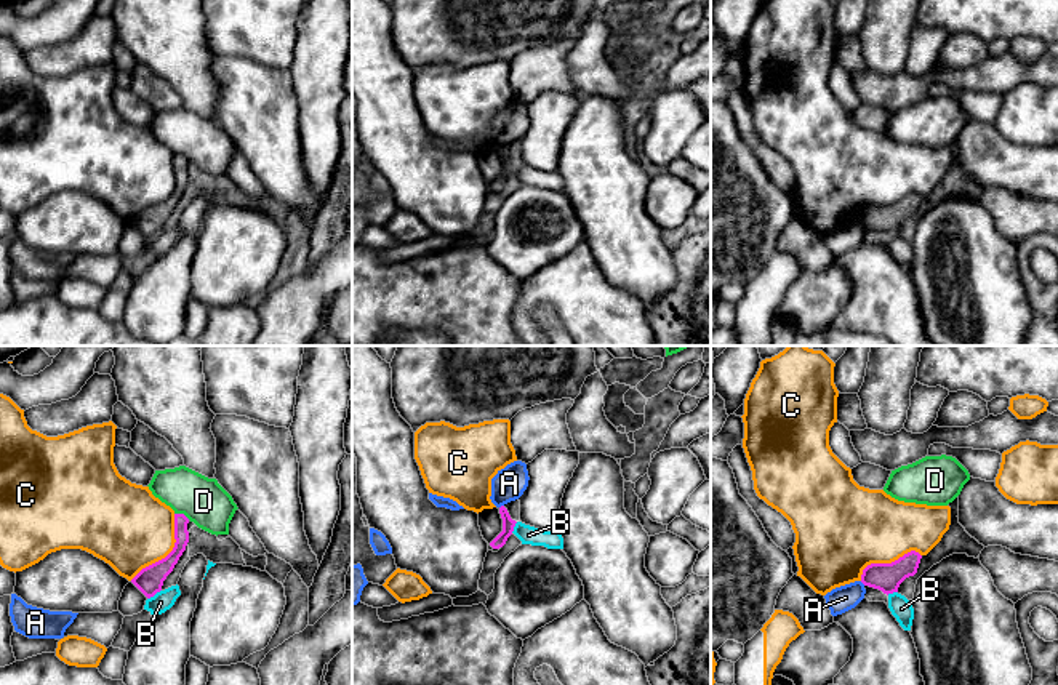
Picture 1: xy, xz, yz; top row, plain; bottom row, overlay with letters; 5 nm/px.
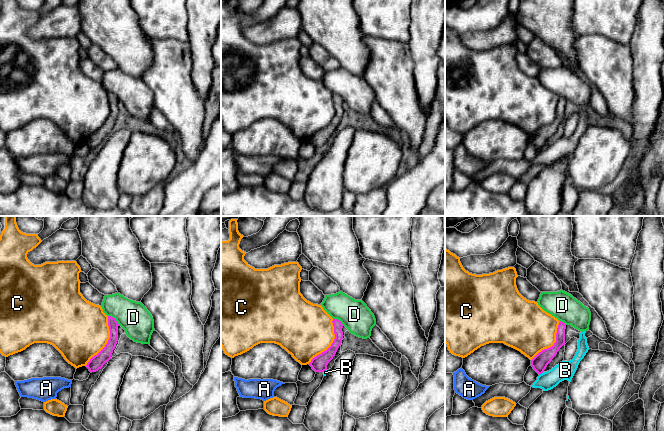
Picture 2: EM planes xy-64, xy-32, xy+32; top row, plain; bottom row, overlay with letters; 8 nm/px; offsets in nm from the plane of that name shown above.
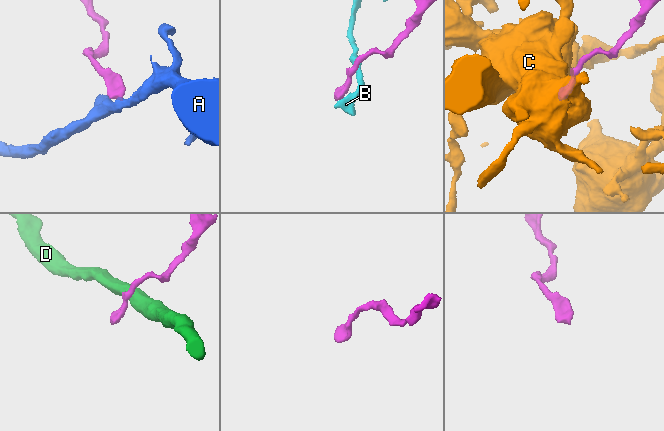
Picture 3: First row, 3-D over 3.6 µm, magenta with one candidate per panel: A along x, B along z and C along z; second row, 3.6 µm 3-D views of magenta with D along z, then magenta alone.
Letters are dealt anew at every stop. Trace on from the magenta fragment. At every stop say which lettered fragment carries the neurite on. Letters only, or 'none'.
none

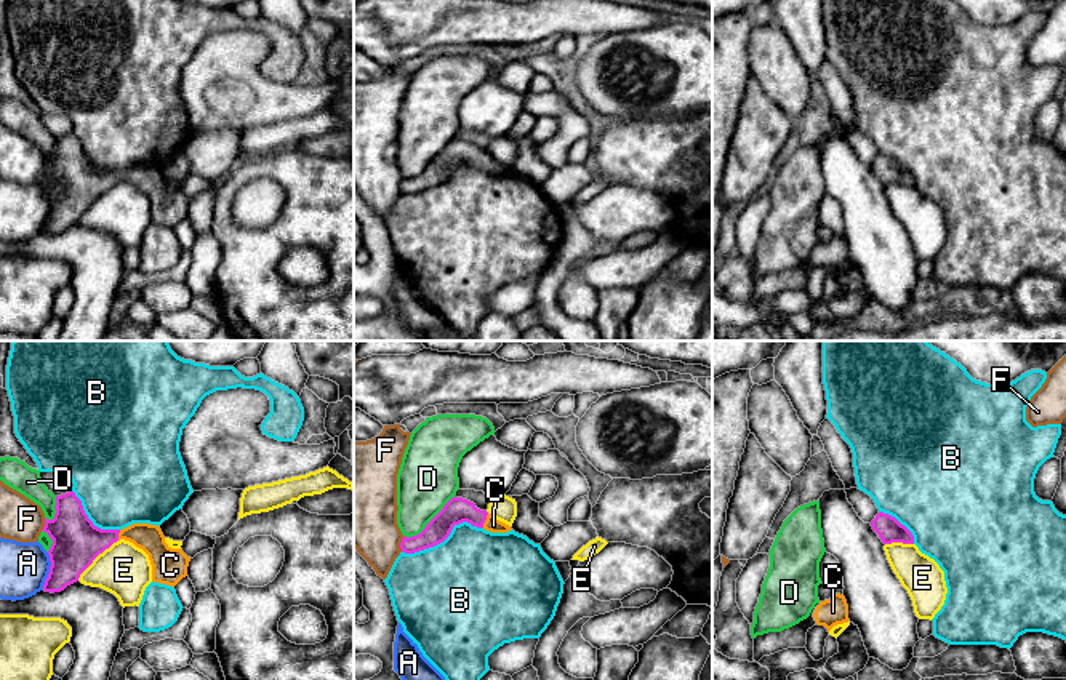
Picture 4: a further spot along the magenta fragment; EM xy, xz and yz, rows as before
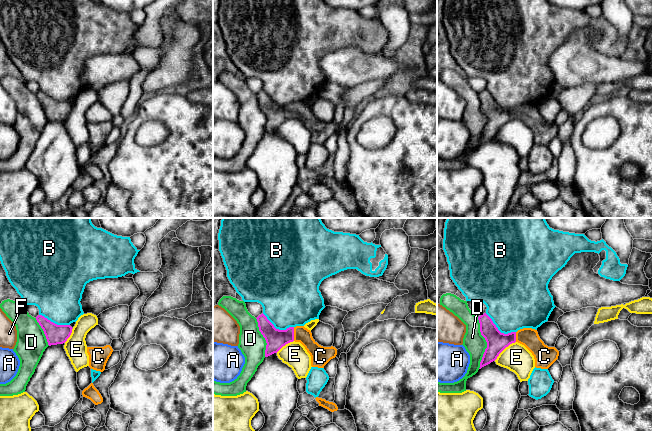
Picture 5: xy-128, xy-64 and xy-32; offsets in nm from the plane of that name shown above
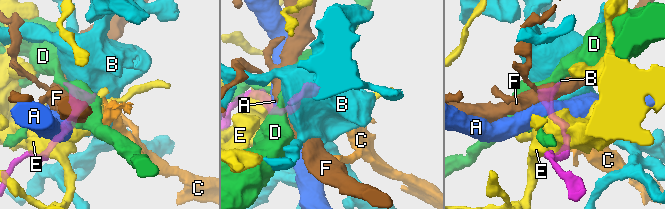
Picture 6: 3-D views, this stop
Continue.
C

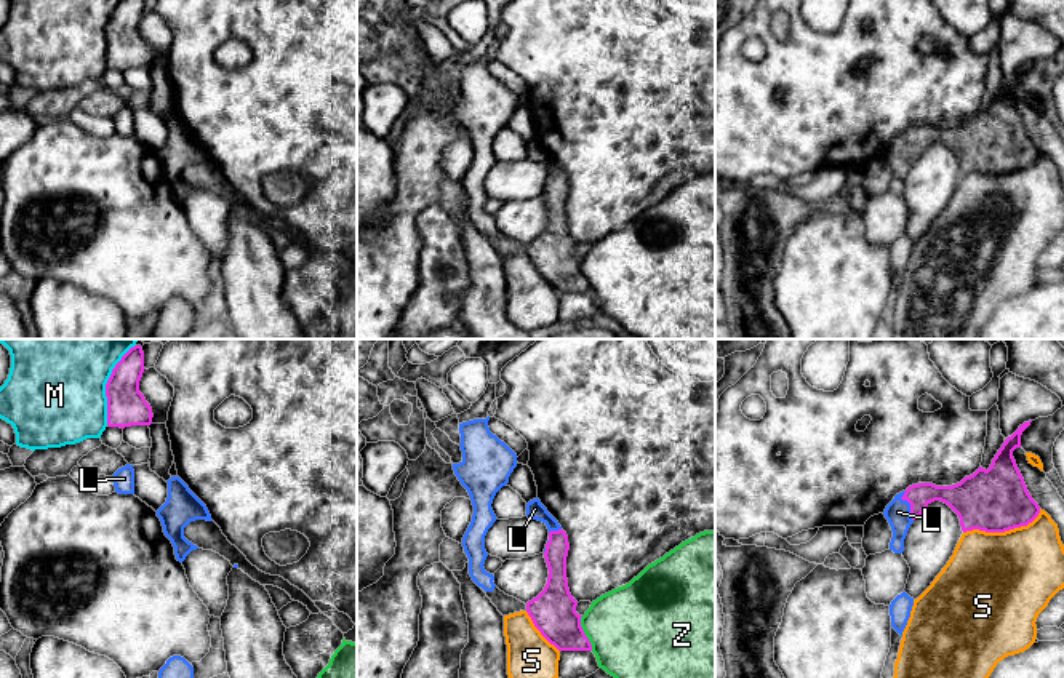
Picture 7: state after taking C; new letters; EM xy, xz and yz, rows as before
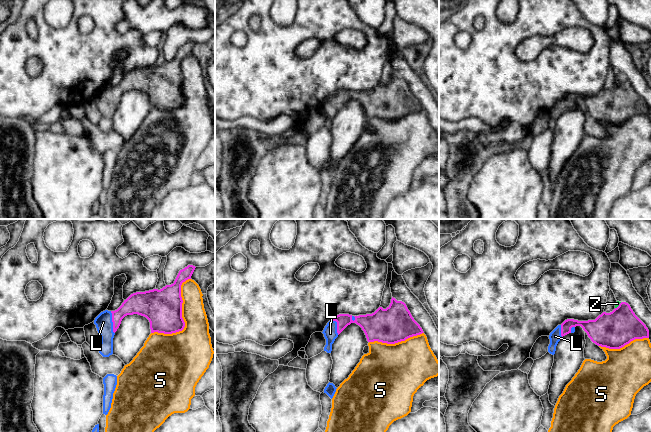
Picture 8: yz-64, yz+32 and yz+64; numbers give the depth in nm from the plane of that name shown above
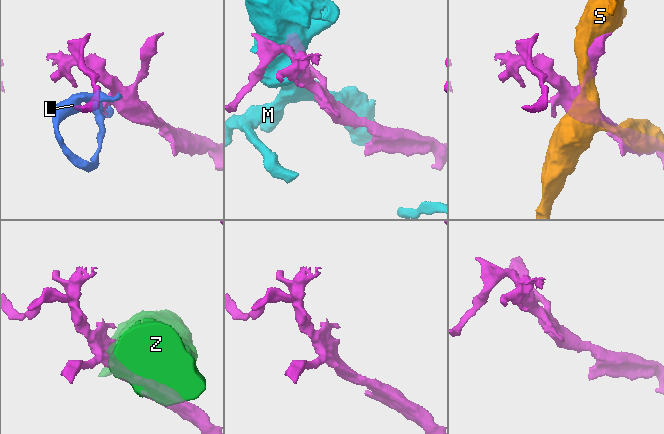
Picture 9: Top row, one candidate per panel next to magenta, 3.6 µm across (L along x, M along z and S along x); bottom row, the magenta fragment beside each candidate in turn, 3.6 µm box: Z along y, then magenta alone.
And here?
L

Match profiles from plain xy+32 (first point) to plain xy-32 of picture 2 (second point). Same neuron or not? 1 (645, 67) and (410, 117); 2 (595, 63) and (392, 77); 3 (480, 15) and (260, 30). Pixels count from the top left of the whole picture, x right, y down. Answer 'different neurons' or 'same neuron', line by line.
1: different neurons
2: same neuron
3: different neurons

